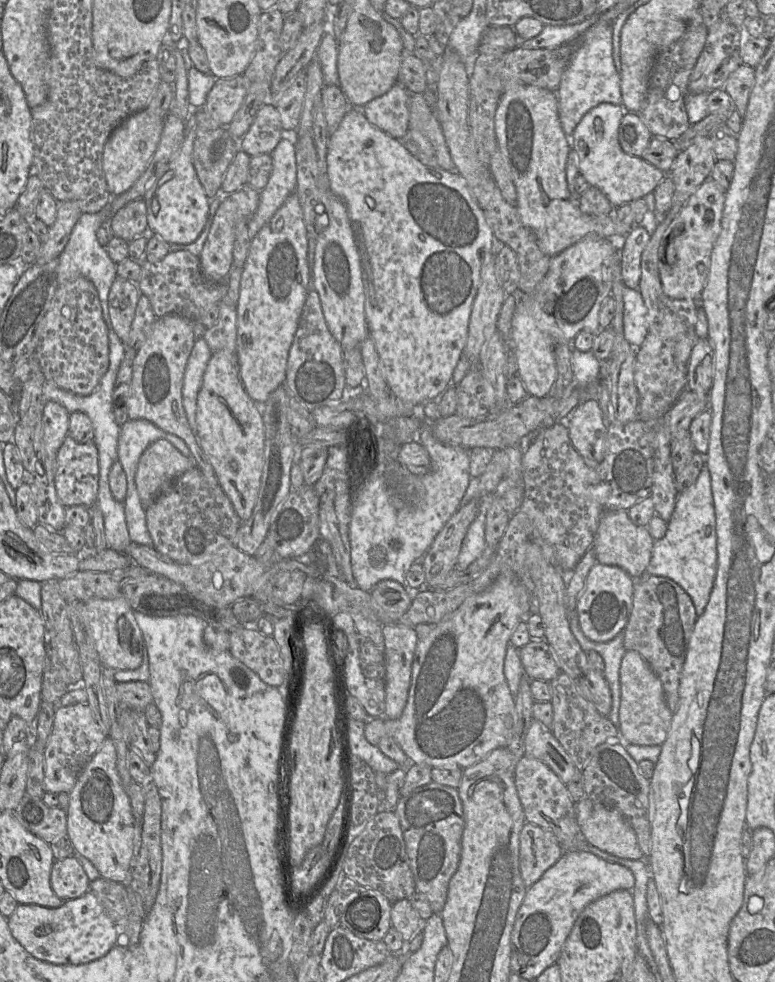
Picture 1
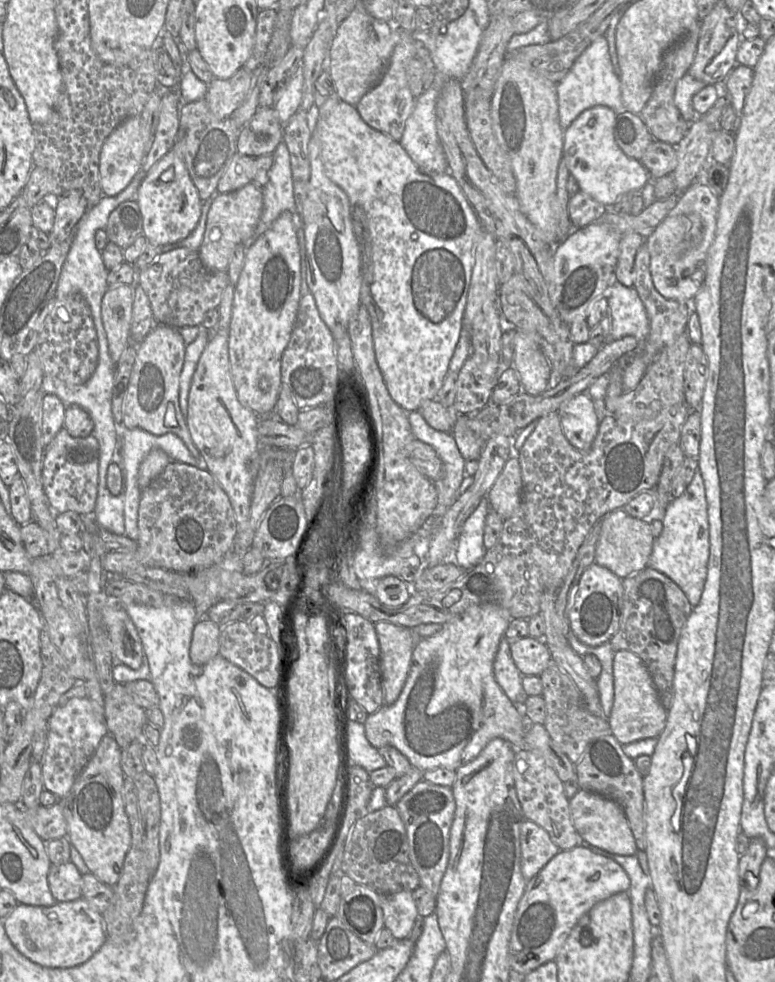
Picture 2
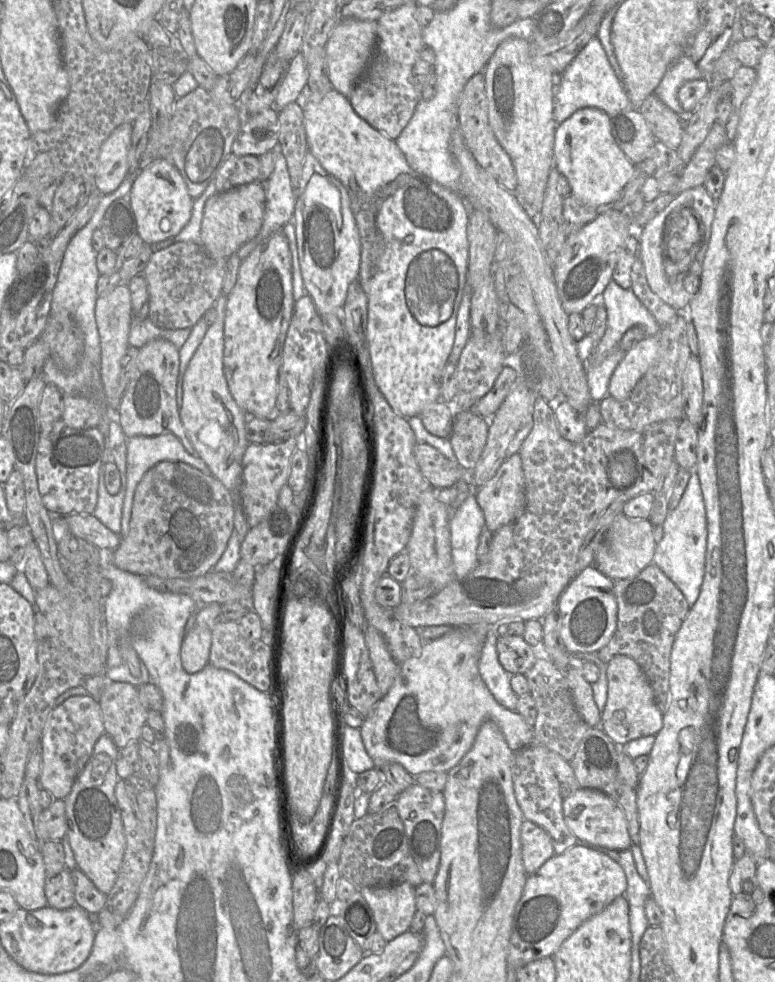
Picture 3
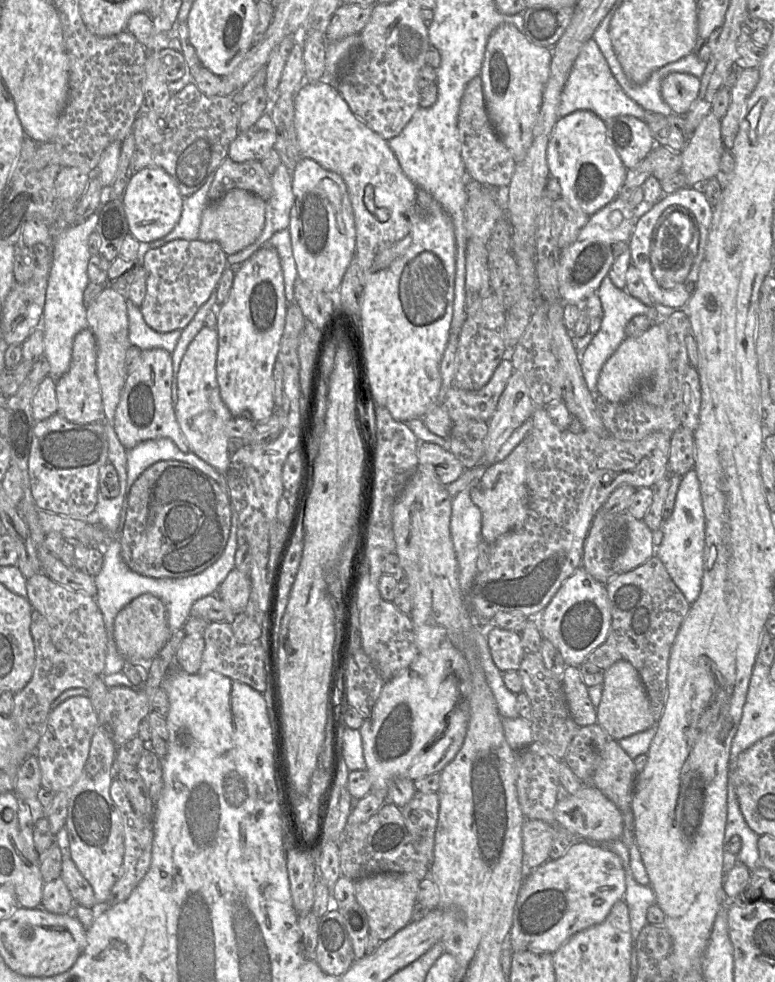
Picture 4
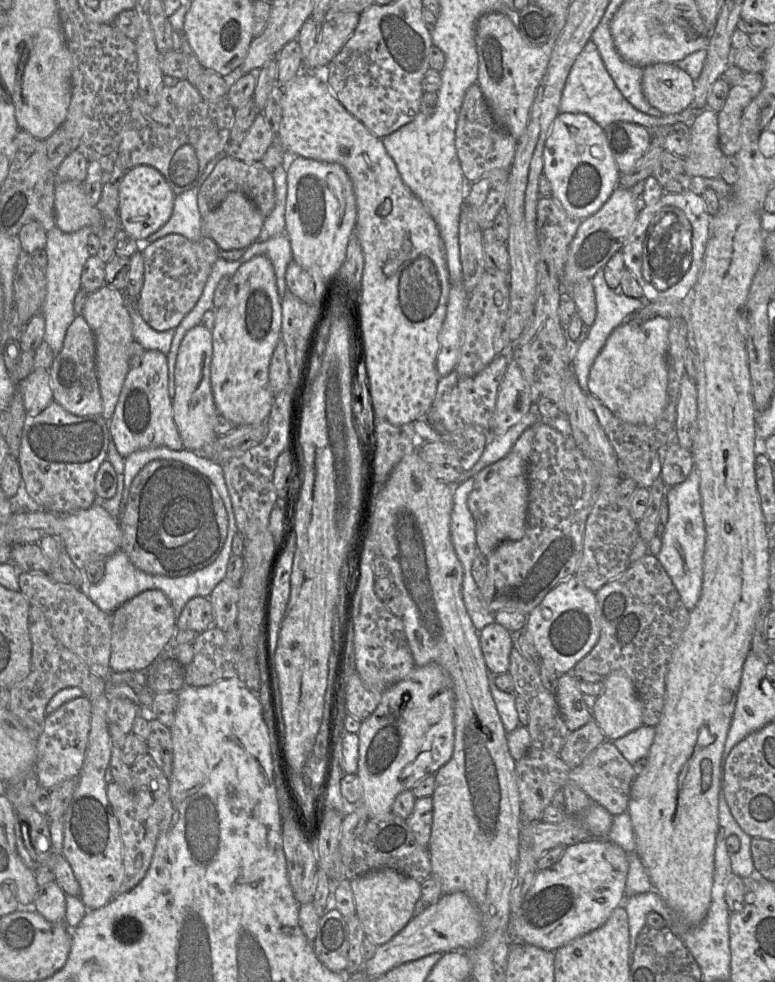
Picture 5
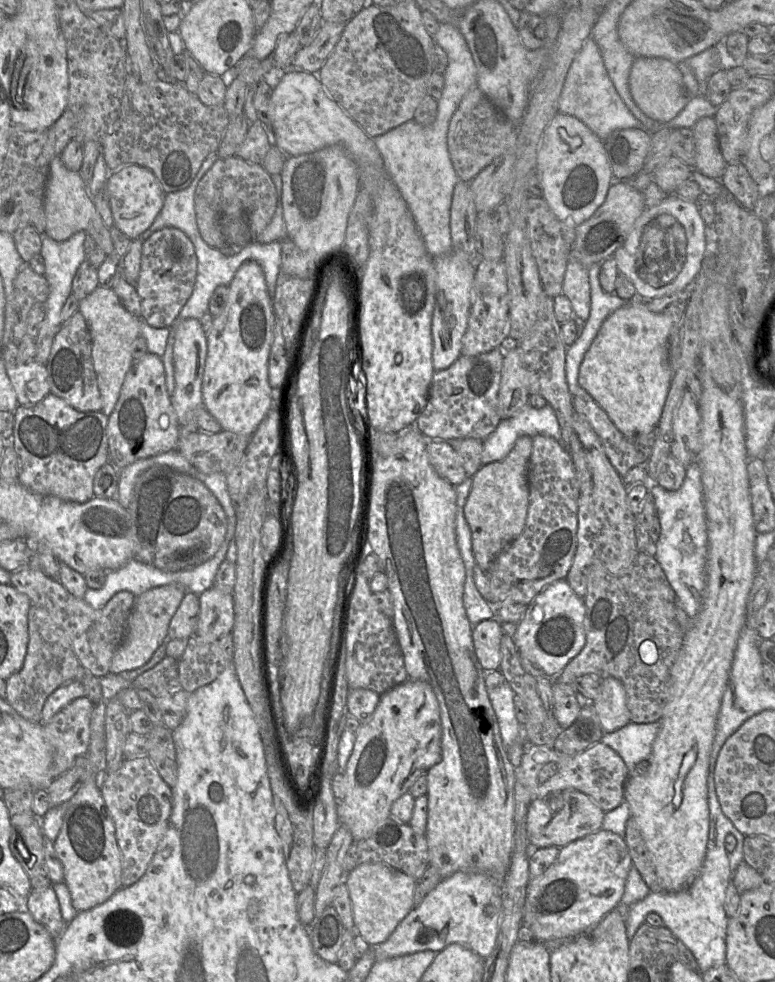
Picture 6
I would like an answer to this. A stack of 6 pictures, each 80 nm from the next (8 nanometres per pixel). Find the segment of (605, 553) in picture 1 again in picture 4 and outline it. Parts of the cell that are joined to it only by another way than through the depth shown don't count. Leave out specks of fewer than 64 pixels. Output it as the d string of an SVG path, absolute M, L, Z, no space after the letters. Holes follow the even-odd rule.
M629 518L623 550L614 561L617 574L629 572L655 555L653 532L643 520Z

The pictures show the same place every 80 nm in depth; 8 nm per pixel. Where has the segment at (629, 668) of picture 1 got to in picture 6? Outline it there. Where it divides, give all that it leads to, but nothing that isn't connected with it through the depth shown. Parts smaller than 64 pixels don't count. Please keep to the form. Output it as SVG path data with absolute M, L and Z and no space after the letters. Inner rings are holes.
M608 677L601 681L601 693L593 706L604 733L614 732L630 723L626 691L616 678Z

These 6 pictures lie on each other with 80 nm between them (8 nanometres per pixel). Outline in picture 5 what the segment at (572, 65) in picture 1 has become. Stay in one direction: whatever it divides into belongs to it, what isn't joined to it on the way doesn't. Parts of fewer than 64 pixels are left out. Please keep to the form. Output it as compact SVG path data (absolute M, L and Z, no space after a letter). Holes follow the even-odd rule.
M588 41L581 53L576 58L567 77L560 101L559 113L582 113L593 119L601 128L605 129L614 122L623 121L643 126L649 130L655 130L660 126L670 125L677 122L690 123L694 116L701 110L692 105L684 111L654 117L638 111L622 95L608 73L602 60L597 45Z

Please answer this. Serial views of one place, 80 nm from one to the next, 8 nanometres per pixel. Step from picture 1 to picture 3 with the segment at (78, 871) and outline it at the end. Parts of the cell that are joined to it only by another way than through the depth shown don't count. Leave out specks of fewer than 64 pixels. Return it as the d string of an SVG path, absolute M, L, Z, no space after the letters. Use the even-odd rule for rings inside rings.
M68 868L46 876L45 896L49 907L64 910L75 906L74 883Z

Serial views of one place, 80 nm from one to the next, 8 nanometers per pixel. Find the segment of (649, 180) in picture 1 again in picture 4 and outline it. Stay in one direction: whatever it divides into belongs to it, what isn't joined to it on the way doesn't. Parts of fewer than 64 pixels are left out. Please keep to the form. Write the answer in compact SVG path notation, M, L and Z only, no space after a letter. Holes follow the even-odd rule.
M586 110L558 118L548 142L546 160L549 176L556 178L560 184L561 197L589 216L618 196L627 173L608 140L605 121Z

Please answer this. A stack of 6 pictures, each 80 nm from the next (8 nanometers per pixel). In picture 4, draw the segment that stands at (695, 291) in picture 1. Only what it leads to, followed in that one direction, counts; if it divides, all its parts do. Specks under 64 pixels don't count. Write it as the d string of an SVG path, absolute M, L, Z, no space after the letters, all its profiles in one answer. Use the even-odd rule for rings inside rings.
M685 186L637 211L628 248L654 306L681 309L693 295L704 258L713 207L701 187Z

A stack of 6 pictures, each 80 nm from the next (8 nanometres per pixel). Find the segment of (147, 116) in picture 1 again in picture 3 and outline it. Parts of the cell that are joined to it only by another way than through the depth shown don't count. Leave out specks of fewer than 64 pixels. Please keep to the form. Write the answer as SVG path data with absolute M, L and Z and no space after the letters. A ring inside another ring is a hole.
M124 123L116 127L103 142L94 175L94 187L99 194L114 192L129 175L131 138L132 123Z

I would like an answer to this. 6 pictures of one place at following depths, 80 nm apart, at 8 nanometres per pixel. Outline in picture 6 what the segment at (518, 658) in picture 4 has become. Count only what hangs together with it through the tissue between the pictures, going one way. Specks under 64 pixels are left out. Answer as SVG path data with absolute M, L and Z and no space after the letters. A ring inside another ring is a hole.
M483 620L472 629L472 638L477 659L484 671L499 670L502 655L502 625L496 620Z

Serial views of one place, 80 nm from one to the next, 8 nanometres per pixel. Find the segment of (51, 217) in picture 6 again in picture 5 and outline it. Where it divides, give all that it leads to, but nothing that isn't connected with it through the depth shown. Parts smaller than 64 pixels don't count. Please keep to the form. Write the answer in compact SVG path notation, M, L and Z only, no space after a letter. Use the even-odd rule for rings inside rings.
M59 181L54 189L55 226L64 233L73 233L89 226L99 228L102 214L89 204L83 184L75 181Z

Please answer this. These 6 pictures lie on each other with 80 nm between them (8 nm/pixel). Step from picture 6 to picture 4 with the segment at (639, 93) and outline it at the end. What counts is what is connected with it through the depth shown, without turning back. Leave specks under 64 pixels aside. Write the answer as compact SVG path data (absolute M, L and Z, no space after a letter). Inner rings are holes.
M671 73L661 82L662 99L674 114L685 116L700 90L700 79L688 73Z

